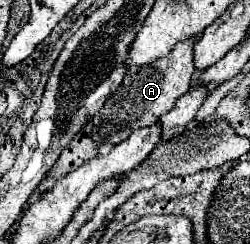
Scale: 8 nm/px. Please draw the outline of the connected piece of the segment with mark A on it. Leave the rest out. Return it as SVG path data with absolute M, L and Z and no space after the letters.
M199 37L195 39L183 39L183 43L177 43L173 47L173 51L169 51L163 59L155 59L155 63L149 63L147 67L139 67L139 71L131 71L127 73L123 85L105 101L103 109L99 113L95 113L93 117L93 139L97 143L109 143L109 145L117 145L121 141L125 141L135 129L141 127L149 127L153 123L157 123L157 119L171 111L171 107L175 107L175 101L185 95L191 89L191 77L197 71L193 65L193 45L199 41Z

